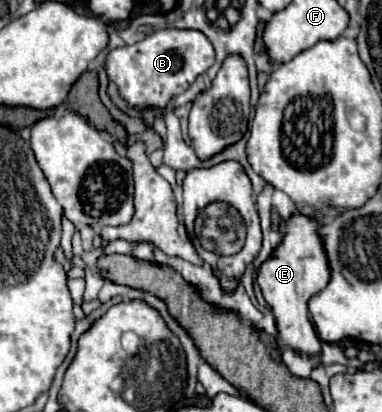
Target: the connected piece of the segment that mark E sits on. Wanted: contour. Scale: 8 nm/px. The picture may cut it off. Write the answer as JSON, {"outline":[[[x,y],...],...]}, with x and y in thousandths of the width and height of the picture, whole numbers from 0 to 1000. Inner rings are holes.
{"outline":[[[762,519],[757,529],[736,534],[730,563],[741,568],[741,578],[715,607],[715,617],[678,646],[673,665],[673,689],[683,694],[683,709],[725,777],[736,845],[762,845],[798,859],[840,854],[840,825],[809,777],[804,733],[814,718],[840,709],[866,675],[851,587],[835,573],[835,553],[835,534],[809,529],[798,519]]]}

